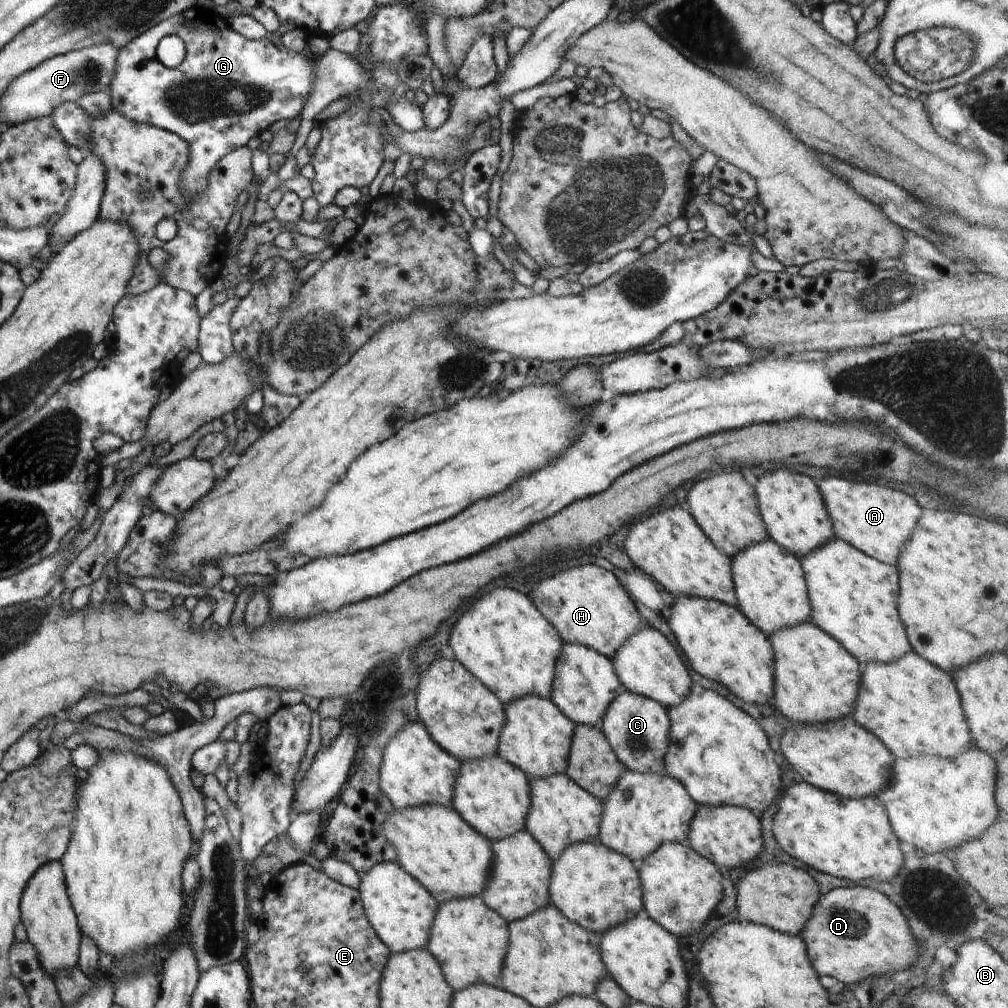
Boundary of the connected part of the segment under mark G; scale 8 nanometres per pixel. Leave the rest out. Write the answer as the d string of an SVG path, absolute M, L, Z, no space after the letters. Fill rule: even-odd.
M196 4L194 7L185 10L184 13L172 15L170 18L165 18L162 22L154 25L152 29L148 29L140 37L136 37L130 41L128 45L120 49L120 54L117 58L116 74L109 85L109 93L111 96L111 105L114 111L120 112L127 119L133 120L137 123L146 123L147 125L155 126L156 128L164 129L165 131L177 134L182 140L189 144L190 158L187 168L181 174L181 193L185 198L192 203L199 195L207 189L209 185L209 176L215 164L229 152L247 146L249 140L254 136L260 136L261 132L271 126L277 120L290 120L290 118L300 118L301 110L309 97L311 91L311 84L313 83L313 65L310 60L302 53L294 52L292 49L278 50L274 43L268 38L262 39L247 39L239 32L236 32L231 26L230 22L220 16L212 7L204 7ZM178 35L182 42L186 45L186 54L184 60L175 69L165 67L157 57L156 49L158 43L165 36Z

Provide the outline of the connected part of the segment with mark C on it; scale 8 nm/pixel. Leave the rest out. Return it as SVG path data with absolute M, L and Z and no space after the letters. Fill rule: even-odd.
M623 688L610 703L600 729L624 769L656 775L666 772L665 754L668 737L671 733L671 722L666 708L659 702Z

